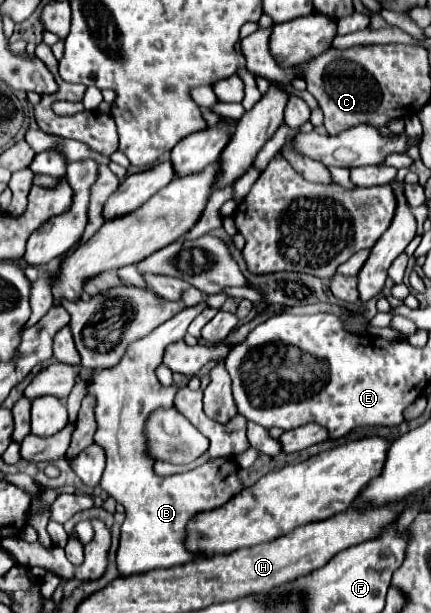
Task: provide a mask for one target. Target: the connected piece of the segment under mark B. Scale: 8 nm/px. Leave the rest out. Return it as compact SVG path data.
M201 303L197 307L187 307L185 311L177 313L173 319L165 321L161 327L153 329L147 337L129 345L129 351L125 353L121 363L117 363L115 367L109 367L109 369L91 369L89 375L85 377L87 379L87 395L95 397L97 431L93 435L93 441L99 447L103 447L103 451L107 455L107 463L111 463L111 465L105 467L99 487L111 495L117 503L121 503L125 507L125 513L127 513L127 519L121 525L121 541L119 541L119 551L117 551L117 567L119 567L121 575L139 575L139 573L147 573L147 571L153 571L153 569L159 569L159 567L185 565L189 561L205 557L203 553L193 553L185 547L187 523L199 513L205 513L205 511L211 511L211 509L217 509L217 507L225 505L231 497L235 497L237 493L243 491L243 483L237 477L235 457L209 459L207 463L195 467L193 471L173 475L173 477L159 477L153 471L155 461L149 455L149 447L147 447L145 423L147 423L149 415L153 411L161 409L161 407L173 407L173 397L175 397L175 391L169 391L167 387L163 387L159 383L159 379L155 375L155 369L163 361L163 353L165 353L167 345L181 341L187 333L189 323L203 309L205 309L205 303Z

